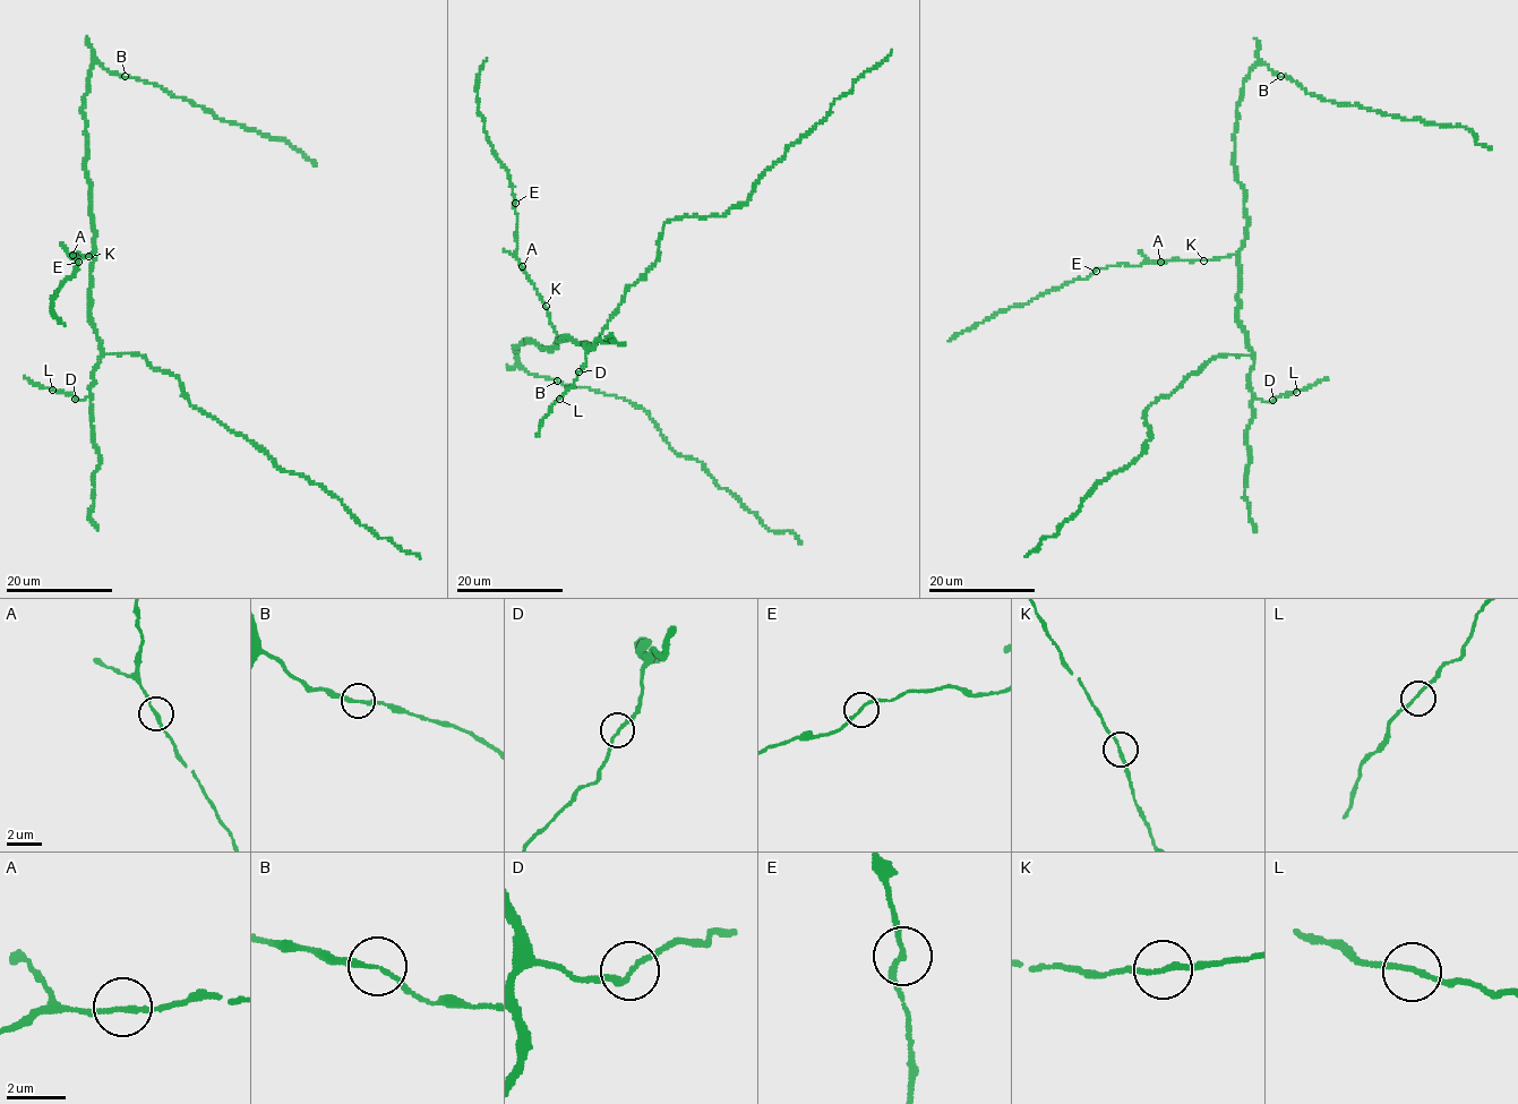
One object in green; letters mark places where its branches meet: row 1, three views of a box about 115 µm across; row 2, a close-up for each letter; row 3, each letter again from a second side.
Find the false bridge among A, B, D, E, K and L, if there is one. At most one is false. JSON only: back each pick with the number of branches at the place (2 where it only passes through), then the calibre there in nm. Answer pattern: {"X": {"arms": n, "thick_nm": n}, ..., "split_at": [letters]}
{"split_at": []}

